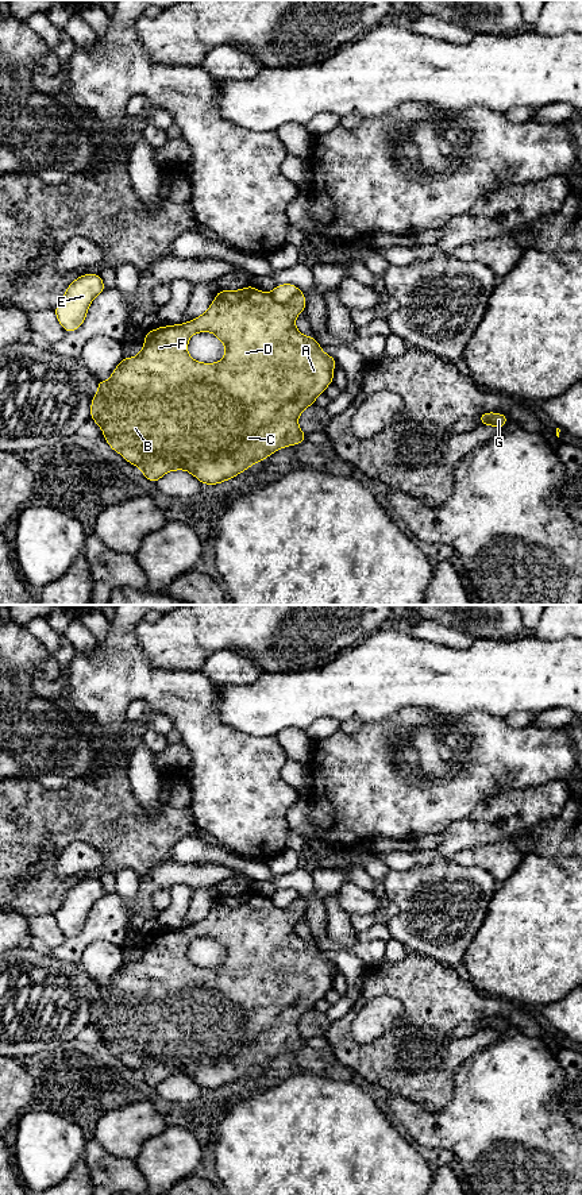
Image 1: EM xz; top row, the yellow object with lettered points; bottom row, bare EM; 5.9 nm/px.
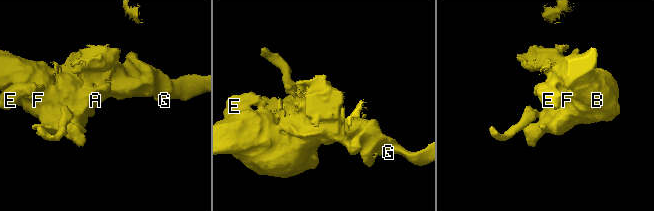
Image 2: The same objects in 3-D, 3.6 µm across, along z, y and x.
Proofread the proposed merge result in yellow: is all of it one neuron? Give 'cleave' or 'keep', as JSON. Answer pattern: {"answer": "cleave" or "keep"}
{"answer": "cleave"}

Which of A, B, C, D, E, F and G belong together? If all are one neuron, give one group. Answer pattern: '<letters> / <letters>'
A B C D F G / E

